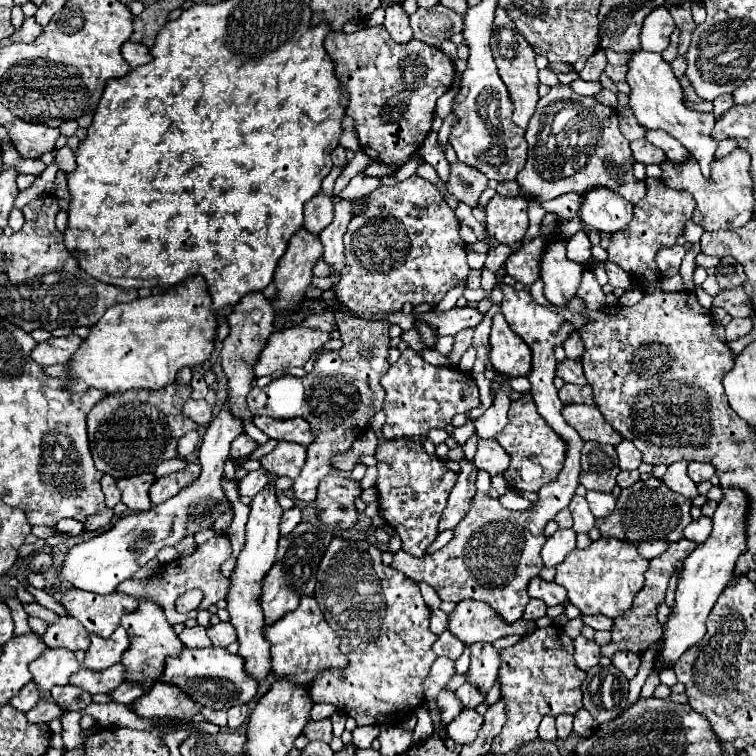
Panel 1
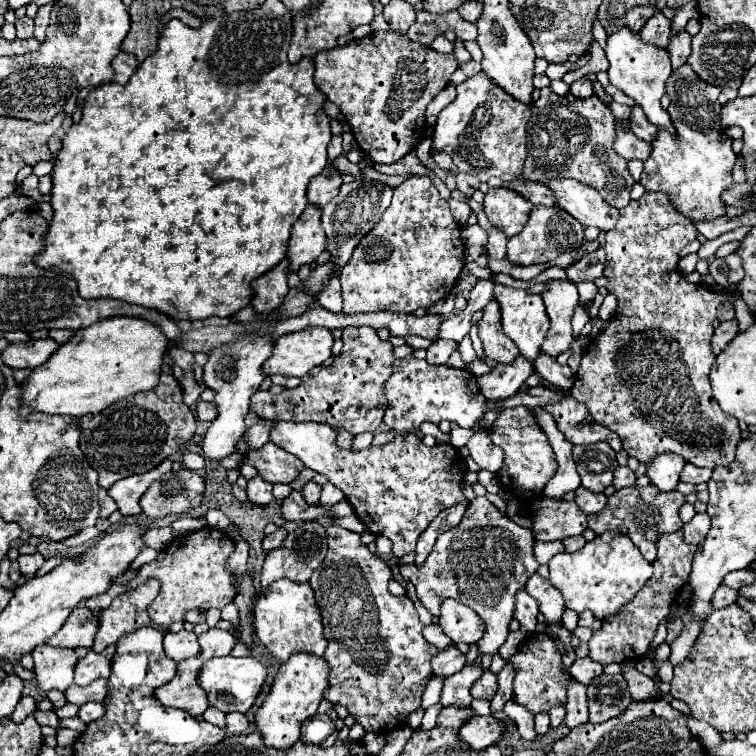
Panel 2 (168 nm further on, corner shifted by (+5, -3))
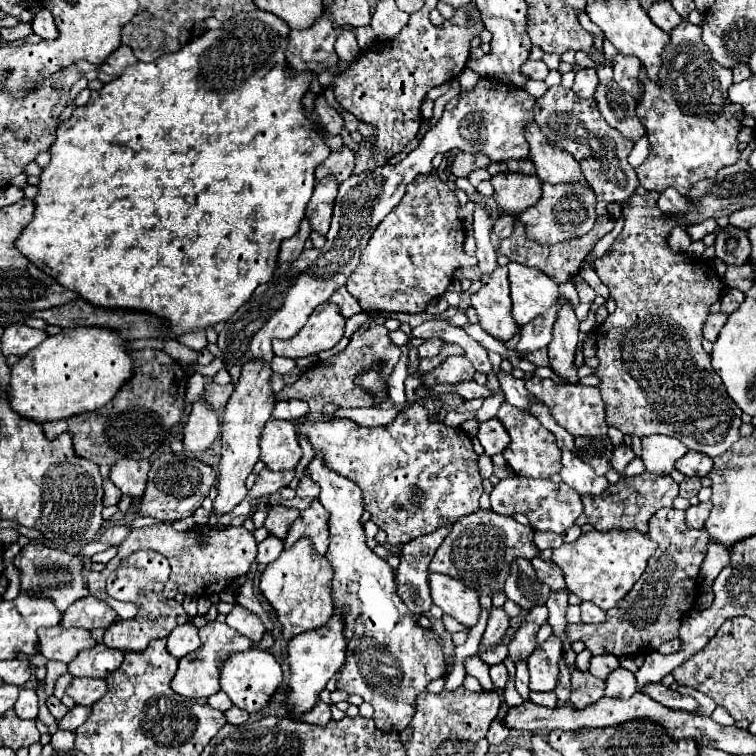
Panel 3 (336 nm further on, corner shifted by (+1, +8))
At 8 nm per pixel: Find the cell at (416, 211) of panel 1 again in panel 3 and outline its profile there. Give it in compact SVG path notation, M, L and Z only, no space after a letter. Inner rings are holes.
M433 173L419 175L407 185L405 197L379 223L361 253L361 263L347 281L347 291L359 301L363 311L421 313L431 299L445 293L455 269L478 264L475 256L463 253L465 233L457 209L455 193Z

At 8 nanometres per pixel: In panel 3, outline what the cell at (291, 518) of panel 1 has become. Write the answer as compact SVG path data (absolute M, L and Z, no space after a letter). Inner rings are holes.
M267 537L263 543L259 543L259 553L257 553L255 561L259 565L267 565L267 563L275 561L281 551L283 551L283 541L279 541L275 537Z

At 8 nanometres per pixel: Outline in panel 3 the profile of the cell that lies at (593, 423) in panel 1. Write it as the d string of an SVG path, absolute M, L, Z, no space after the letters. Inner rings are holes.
M537 375L529 377L525 381L525 389L543 405L549 407L553 419L567 429L573 437L585 435L585 437L597 437L607 435L607 421L605 421L605 405L599 395L597 387L585 387L585 385L563 385L555 379L539 379Z

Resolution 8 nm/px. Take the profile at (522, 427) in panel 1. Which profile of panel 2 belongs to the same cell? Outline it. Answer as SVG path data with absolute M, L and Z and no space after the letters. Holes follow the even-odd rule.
M515 406L515 408L503 410L499 414L497 422L491 426L489 436L505 452L503 468L497 472L501 488L505 492L511 492L511 496L515 496L515 498L539 496L541 490L545 488L547 480L553 478L557 464L555 464L553 448L547 440L545 432L539 428L535 418L531 416L531 408Z

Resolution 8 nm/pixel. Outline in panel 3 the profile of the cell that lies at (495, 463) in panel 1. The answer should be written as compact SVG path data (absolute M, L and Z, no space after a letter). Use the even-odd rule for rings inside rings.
M495 417L479 425L477 439L483 445L485 455L489 455L489 457L495 455L495 453L501 453L509 445L509 433L503 427L503 423L499 419L495 419Z

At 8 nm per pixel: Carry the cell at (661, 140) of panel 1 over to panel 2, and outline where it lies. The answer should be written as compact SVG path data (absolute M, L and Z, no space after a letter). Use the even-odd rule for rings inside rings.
M633 106L633 116L631 116L631 130L637 138L645 140L645 142L651 142L655 140L655 132L657 132L657 126L653 126L641 112L641 108L635 108Z

